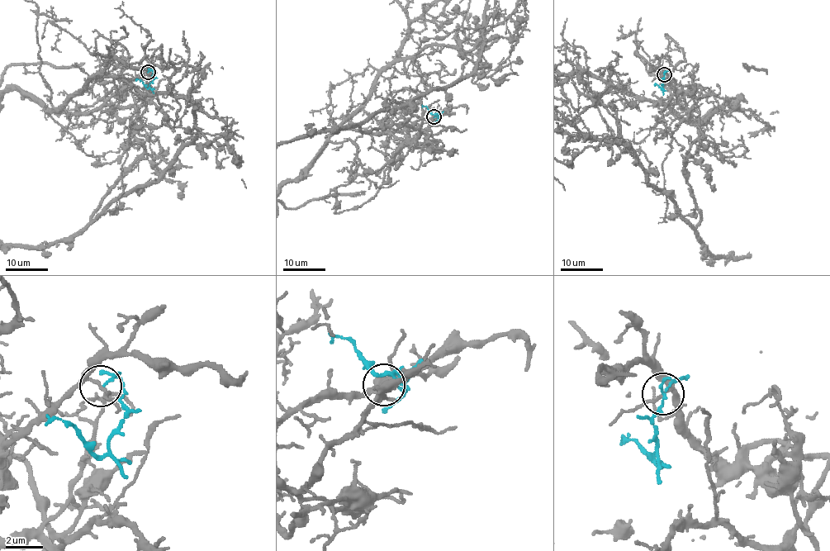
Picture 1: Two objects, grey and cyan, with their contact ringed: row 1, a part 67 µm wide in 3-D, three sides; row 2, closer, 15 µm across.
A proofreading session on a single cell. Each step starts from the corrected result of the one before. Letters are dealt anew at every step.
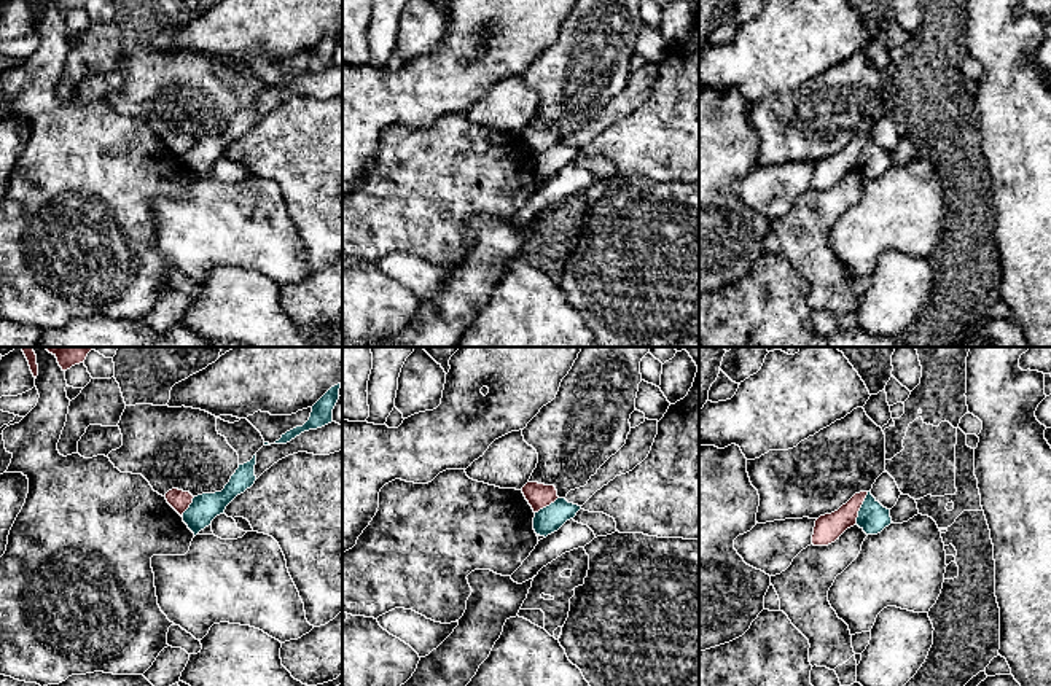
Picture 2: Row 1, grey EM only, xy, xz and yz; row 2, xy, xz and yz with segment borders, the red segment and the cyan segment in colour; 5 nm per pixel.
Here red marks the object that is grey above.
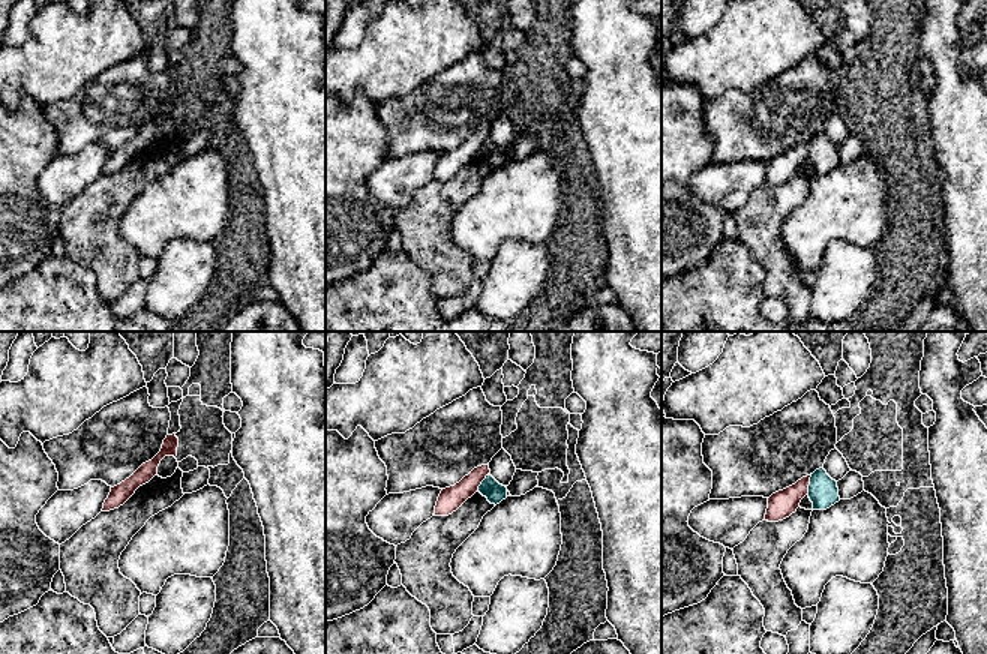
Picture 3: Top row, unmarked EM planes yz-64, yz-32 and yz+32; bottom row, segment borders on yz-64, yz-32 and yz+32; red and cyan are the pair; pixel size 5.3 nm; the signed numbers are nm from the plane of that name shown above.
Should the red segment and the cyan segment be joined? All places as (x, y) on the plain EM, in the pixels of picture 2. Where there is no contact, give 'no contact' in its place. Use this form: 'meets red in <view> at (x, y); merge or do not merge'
meets red in yz at (860, 150); do not merge

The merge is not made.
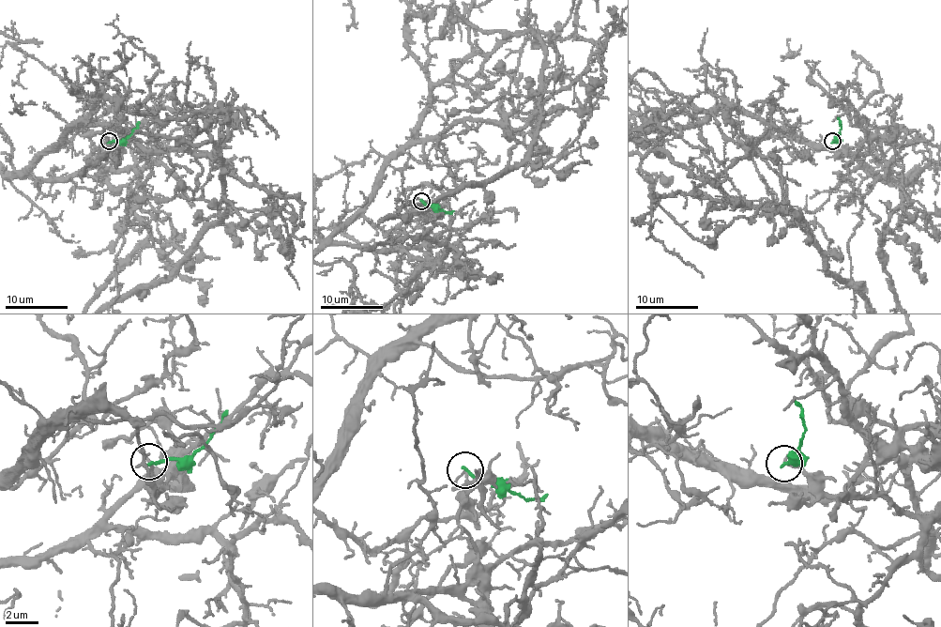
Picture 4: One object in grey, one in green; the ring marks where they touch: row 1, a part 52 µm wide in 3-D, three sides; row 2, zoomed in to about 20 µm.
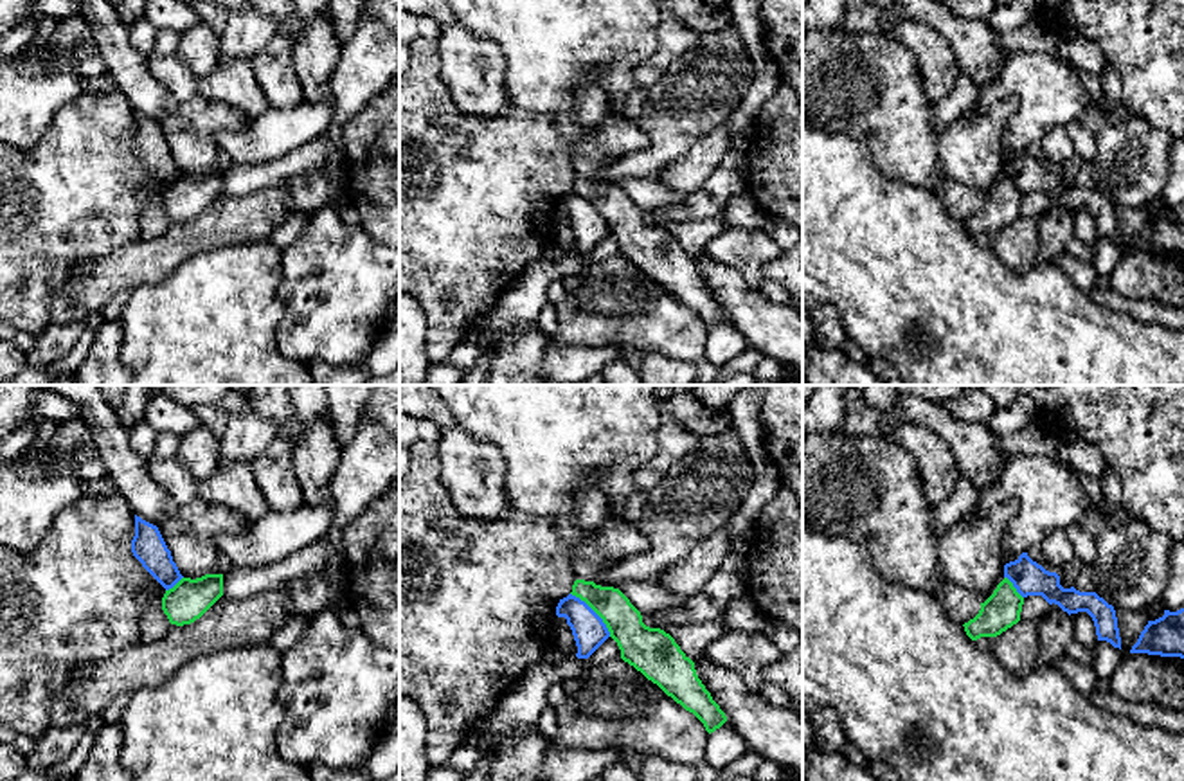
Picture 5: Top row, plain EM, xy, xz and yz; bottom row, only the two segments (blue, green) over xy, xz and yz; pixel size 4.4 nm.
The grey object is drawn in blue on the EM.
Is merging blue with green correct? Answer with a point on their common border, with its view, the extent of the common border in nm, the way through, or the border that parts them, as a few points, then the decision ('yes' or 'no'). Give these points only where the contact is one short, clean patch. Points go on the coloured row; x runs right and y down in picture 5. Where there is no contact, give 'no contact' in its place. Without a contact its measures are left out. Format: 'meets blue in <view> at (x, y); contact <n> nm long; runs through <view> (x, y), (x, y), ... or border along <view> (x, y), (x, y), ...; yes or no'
meets blue in xz at (594, 612); contact 260 nm long; border along xz (571, 592), (601, 619), (610, 636); no

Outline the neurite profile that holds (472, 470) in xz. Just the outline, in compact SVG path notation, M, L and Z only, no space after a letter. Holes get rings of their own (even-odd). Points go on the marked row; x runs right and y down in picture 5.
M450 425L437 441L441 482L457 513L471 520L495 520L509 513L504 493L506 459L491 443Z

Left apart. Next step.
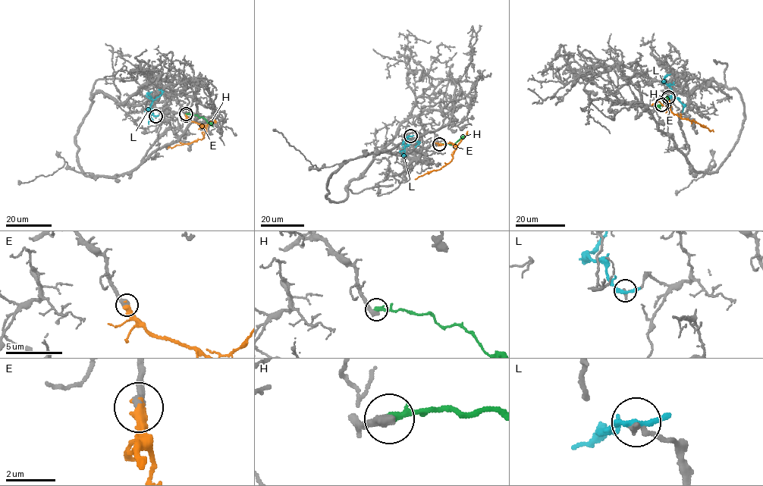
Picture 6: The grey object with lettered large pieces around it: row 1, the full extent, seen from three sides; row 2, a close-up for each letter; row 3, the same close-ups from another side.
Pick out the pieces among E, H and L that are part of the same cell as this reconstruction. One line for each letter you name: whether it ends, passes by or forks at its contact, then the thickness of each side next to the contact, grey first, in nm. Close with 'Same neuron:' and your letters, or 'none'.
E: it ends there; 400 nm thick on the grey side, 480 nm on the other
Same neuron: E

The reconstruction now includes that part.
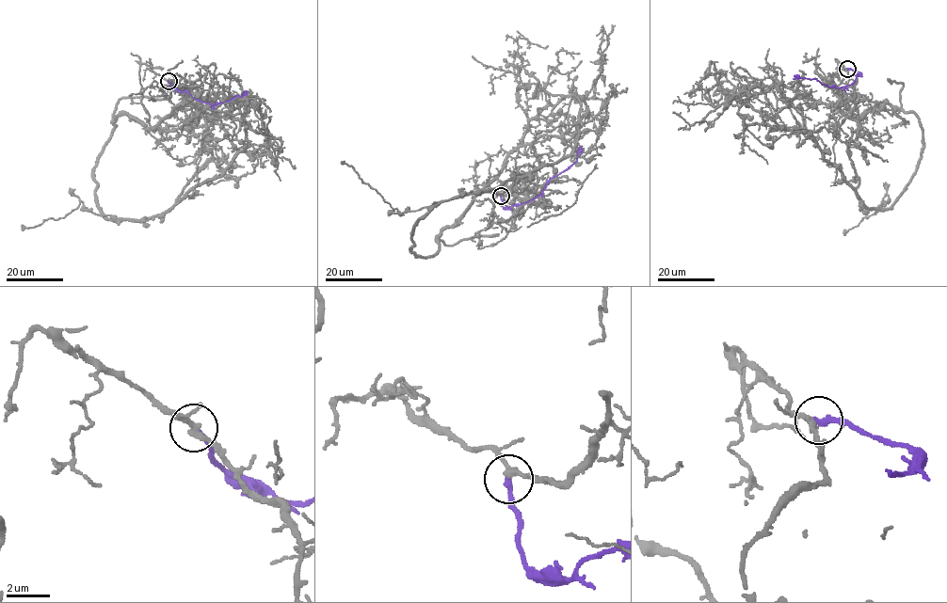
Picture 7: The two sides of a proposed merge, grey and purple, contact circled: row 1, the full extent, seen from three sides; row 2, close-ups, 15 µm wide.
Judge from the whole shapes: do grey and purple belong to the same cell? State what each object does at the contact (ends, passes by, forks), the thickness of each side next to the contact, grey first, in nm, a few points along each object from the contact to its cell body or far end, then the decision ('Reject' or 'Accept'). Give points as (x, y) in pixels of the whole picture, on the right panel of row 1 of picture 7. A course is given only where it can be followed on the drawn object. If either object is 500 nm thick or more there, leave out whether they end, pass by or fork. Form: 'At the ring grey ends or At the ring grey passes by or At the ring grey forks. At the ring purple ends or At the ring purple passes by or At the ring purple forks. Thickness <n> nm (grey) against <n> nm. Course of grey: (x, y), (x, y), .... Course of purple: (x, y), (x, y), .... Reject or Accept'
At the ring grey passes by. At the ring purple ends. Thickness 280 nm (grey) against 280 nm. Course of grey: (847, 69), (836, 105), (911, 111), (922, 150), (895, 202), (843, 230). Course of purple: (847, 69), (860, 74), (857, 75), (855, 82), (840, 87), (827, 87), (815, 78), (793, 78). Reject

